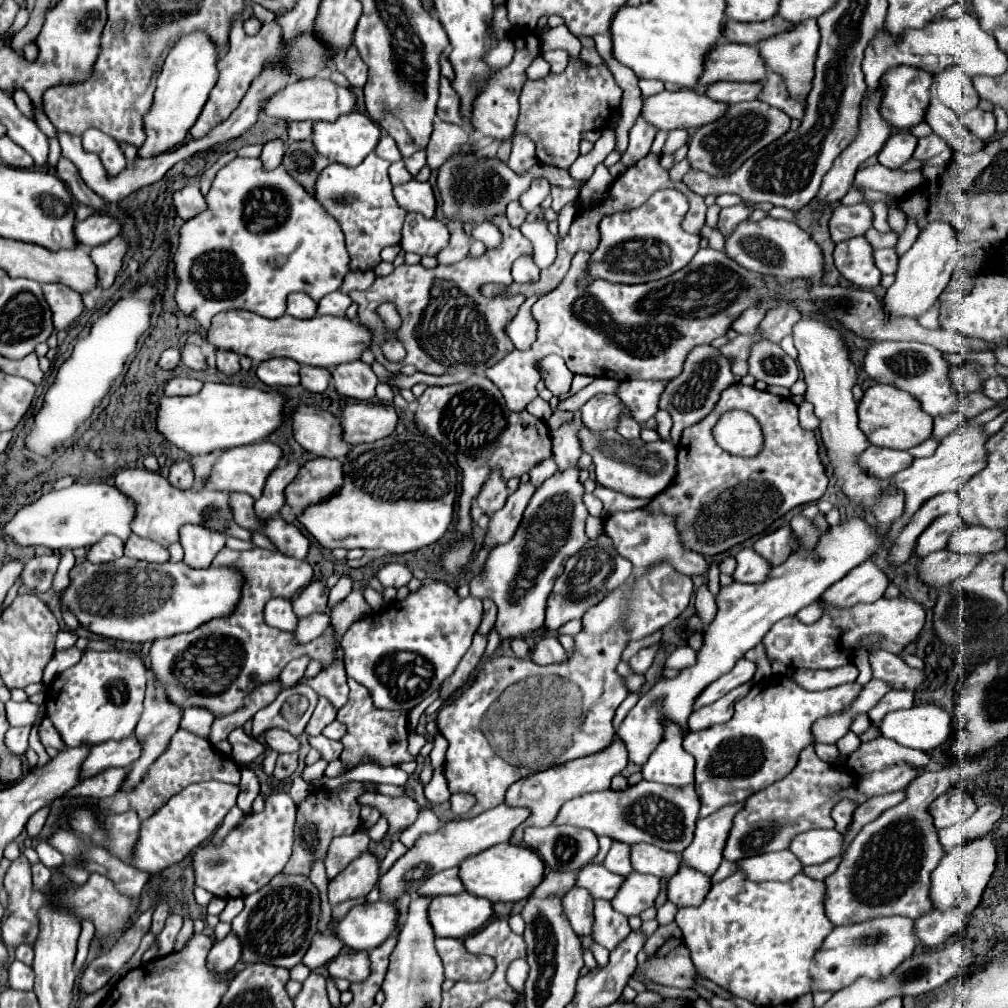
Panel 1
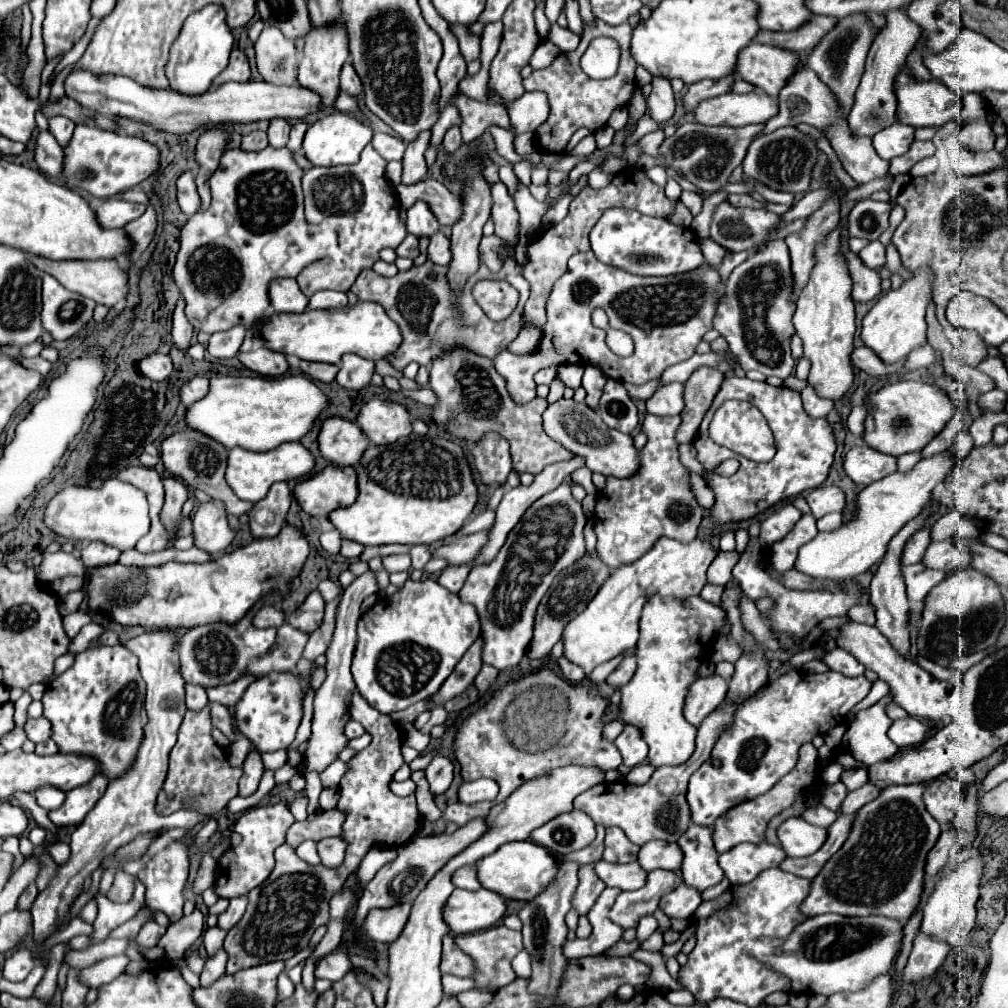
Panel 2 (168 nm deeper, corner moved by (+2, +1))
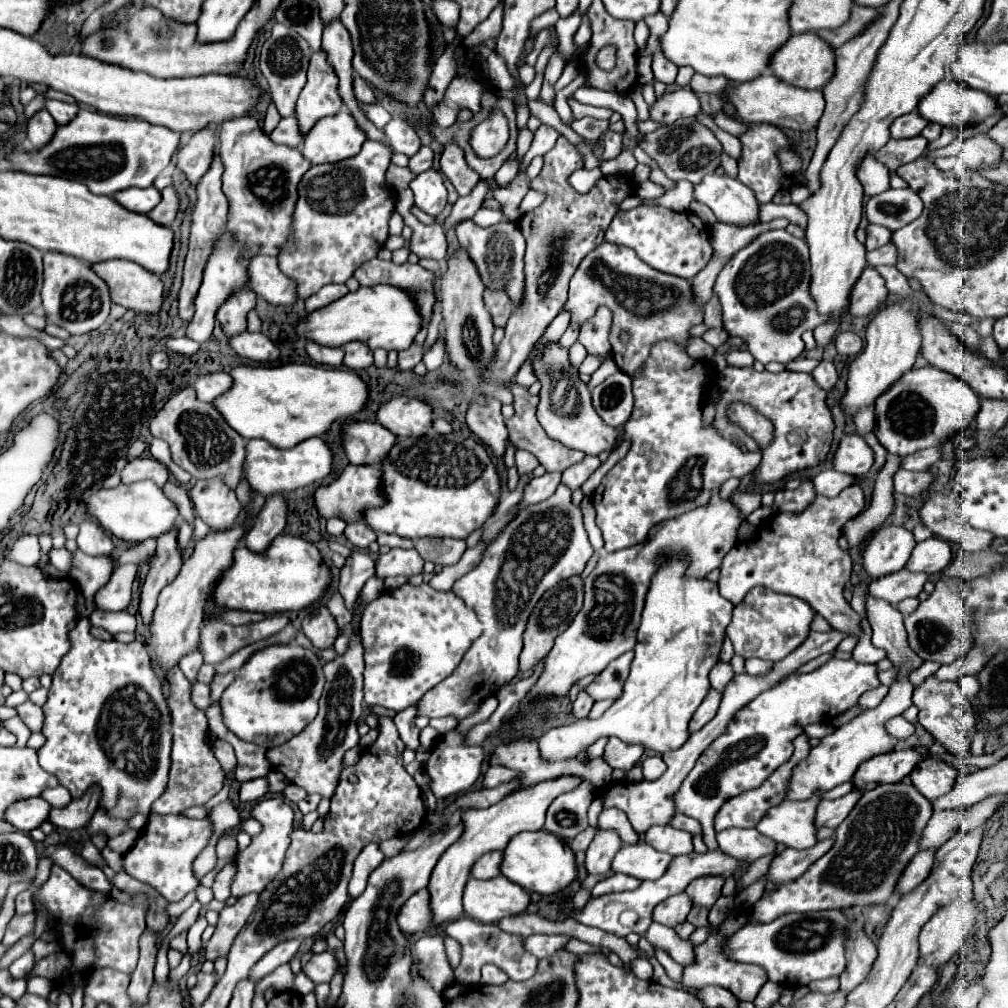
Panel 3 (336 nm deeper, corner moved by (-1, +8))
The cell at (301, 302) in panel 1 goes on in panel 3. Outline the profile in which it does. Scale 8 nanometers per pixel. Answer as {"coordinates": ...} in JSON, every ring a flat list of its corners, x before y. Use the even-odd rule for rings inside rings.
{"coordinates":[[257,255,249,259,249,285,273,305,291,305,297,299,293,281,279,271,275,257]]}

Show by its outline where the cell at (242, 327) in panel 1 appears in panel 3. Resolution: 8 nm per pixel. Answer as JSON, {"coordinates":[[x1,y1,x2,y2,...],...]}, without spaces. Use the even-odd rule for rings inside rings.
{"coordinates":[[375,285,375,287,359,287,355,293,347,293,345,297,333,301,331,305,309,313,297,327,299,337,307,337,319,345,327,347,343,347,349,341,363,341,369,349,407,349,415,335,421,331,421,315,417,313,417,303,405,289,395,285]]}

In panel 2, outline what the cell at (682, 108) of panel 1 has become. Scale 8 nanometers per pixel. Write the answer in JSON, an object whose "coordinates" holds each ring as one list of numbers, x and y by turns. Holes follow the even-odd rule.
{"coordinates":[[756,88,752,94,722,94,702,100,694,110,694,120,704,126,744,126,770,120,778,112,778,102]]}

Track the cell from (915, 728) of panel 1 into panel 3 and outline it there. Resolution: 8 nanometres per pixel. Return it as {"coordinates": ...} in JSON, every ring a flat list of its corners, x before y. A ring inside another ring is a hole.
{"coordinates":[[897,715,897,717,891,717,889,721,885,721,885,731,891,733,895,739,907,739,909,735,913,735,915,725,909,723,905,717]]}

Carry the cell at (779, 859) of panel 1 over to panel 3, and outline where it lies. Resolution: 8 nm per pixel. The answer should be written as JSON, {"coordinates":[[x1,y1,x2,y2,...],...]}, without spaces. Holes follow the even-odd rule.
{"coordinates":[[723,829,717,833,719,849,735,859,743,859,747,865,753,863,757,857,775,851,775,841,757,833,757,829]]}

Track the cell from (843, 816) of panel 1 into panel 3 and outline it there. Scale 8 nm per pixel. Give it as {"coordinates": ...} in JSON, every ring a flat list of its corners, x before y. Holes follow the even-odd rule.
{"coordinates":[[899,671,899,681,889,687,887,697,875,709,867,709,865,713,855,717,851,723,837,727,831,735,825,735,821,743,809,751,809,757,805,757,805,761,799,761,799,765,793,769,789,777,789,791,786,799,806,800,813,793,817,793,817,789,829,791,845,781,851,781,851,777,855,775,857,767,863,761,871,759,877,753,893,751,897,745,897,739,885,733,883,723,895,715,901,715,905,709,909,709,913,705,911,697,913,697,913,685,909,683,907,675]]}

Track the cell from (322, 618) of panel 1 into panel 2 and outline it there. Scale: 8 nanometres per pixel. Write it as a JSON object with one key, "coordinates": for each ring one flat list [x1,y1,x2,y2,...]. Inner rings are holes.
{"coordinates":[[284,624,278,628,276,646,266,652,264,656,256,658,248,666,248,674,266,674,266,672,286,672,296,668,296,662,302,656,302,650,306,646,306,632,298,632,298,628]]}

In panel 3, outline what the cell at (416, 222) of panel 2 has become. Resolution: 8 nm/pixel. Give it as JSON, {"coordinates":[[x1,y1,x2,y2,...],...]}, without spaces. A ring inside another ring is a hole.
{"coordinates":[[433,167,419,173,409,183,409,187,415,195,415,205,433,217,437,217,447,205,447,189,443,183,443,173]]}

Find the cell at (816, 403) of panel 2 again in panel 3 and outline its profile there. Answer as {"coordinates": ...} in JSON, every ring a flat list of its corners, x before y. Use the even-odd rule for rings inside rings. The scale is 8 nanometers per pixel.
{"coordinates":[[821,361,815,369,813,369,813,377,817,381,817,385,825,391,829,391,835,383,837,383,837,371,835,365,831,361]]}

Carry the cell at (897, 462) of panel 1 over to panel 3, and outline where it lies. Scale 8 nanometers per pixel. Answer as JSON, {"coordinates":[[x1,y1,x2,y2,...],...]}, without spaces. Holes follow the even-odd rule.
{"coordinates":[[843,435,839,447,833,455,833,469,839,473,847,473,859,477,871,469,875,455,871,447,859,435]]}

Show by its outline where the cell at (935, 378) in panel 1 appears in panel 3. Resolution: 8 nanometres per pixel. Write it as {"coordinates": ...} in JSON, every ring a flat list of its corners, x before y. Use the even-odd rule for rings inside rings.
{"coordinates":[[843,331,835,337,835,347,839,355,857,355,863,349,861,337,853,331]]}

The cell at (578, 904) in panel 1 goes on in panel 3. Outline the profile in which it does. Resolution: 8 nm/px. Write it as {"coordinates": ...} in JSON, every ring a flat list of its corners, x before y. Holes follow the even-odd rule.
{"coordinates":[[599,829,587,849,587,871,591,875,595,873,607,873,611,869,611,861,617,853,617,849,621,849,621,837,617,831,607,831,607,829]]}

